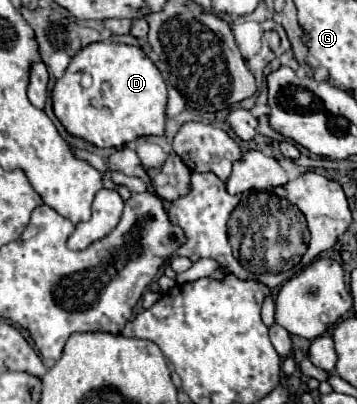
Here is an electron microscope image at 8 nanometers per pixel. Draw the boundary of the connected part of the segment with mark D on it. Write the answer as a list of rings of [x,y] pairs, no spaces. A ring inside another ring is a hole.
[[[91,43],[83,47],[69,63],[65,75],[57,79],[53,87],[53,111],[65,129],[97,147],[123,147],[137,137],[163,135],[165,131],[165,107],[167,107],[167,85],[161,79],[159,69],[151,63],[145,51],[137,45],[121,43]],[[85,75],[91,79],[91,85],[83,85]]]

